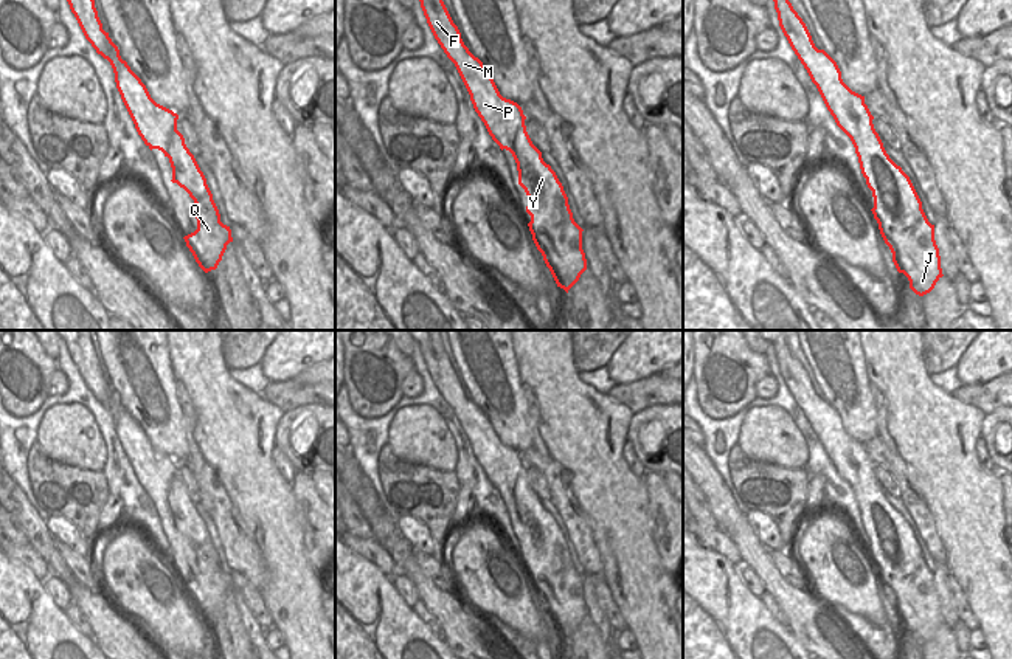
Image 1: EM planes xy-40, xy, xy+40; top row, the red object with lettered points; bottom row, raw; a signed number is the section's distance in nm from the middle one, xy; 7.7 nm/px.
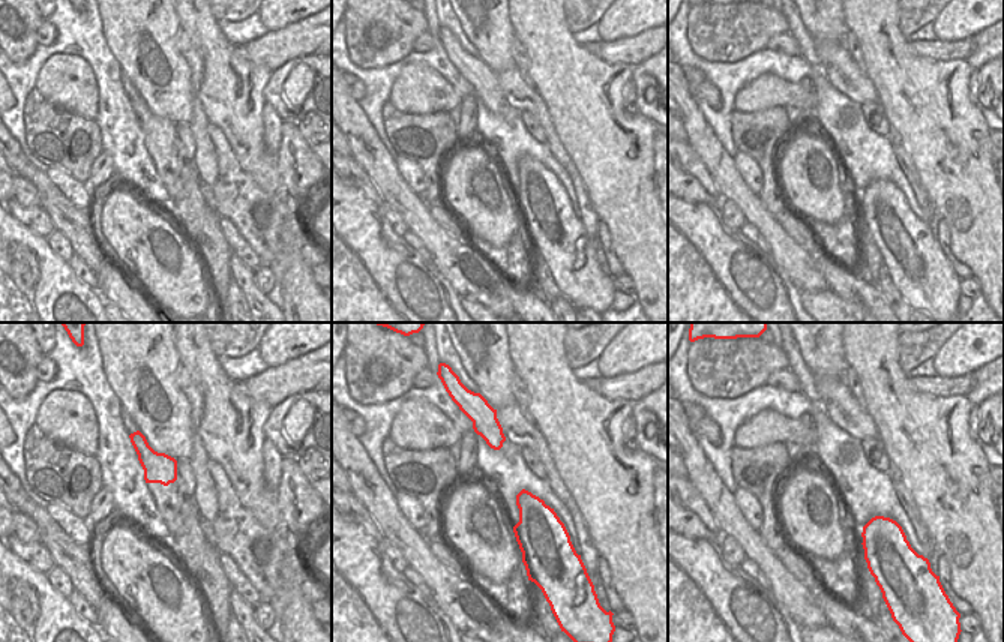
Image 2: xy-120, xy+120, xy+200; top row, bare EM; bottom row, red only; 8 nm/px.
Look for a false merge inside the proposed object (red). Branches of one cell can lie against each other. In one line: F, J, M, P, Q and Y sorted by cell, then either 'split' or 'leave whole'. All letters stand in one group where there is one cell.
F J M P Q Y; leave whole

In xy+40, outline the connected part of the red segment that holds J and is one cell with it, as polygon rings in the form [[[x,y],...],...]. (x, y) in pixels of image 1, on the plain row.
[[[785,330],[757,332],[775,349],[784,383],[816,433],[837,473],[855,495],[861,521],[874,544],[871,558],[892,600],[897,619],[908,625],[910,636],[916,642],[930,640],[944,623],[934,572],[928,569],[910,524],[886,501],[865,443],[852,439],[843,430],[837,409],[815,394],[806,371],[787,346]]]

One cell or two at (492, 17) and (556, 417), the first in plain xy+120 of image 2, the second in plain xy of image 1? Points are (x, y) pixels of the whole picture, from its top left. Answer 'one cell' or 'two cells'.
two cells

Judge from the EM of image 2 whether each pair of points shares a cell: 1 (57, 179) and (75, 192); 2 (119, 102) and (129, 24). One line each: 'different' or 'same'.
1: same
2: different

